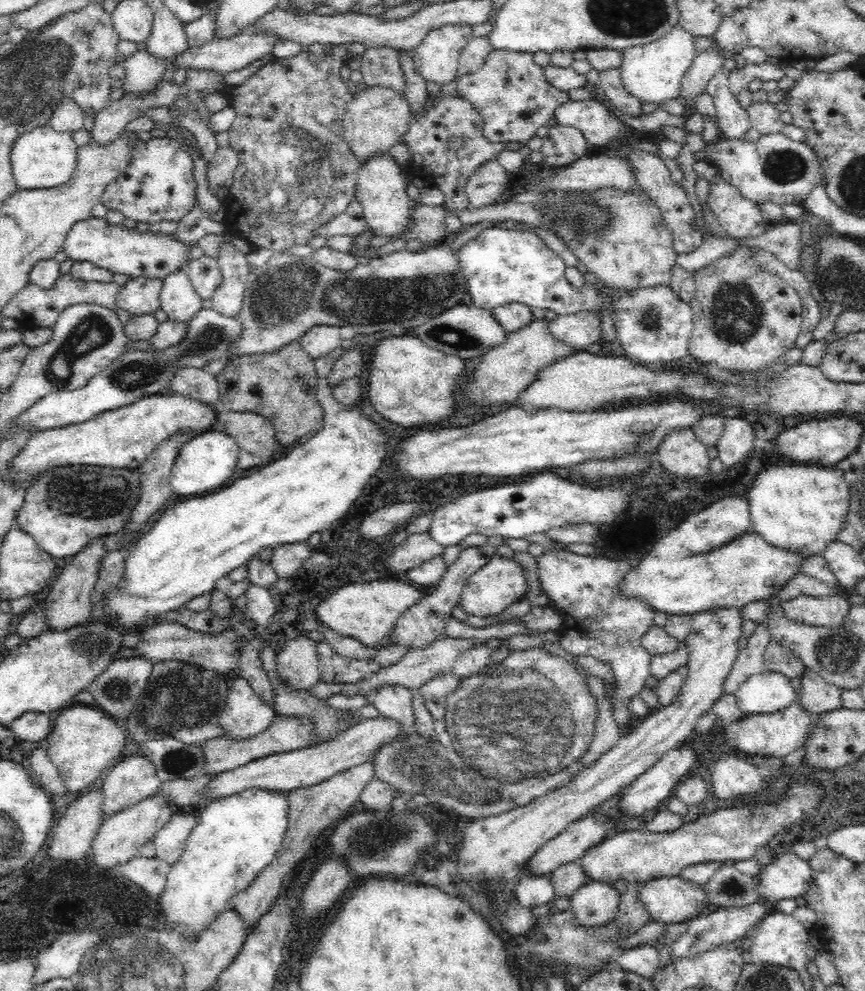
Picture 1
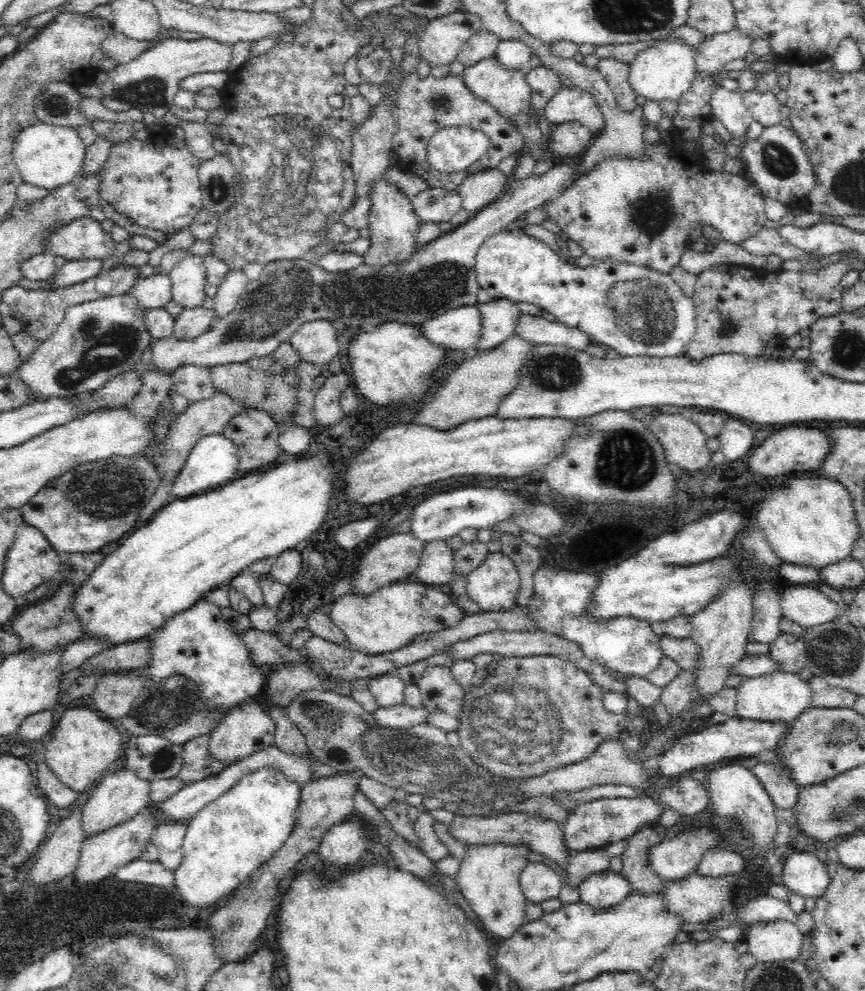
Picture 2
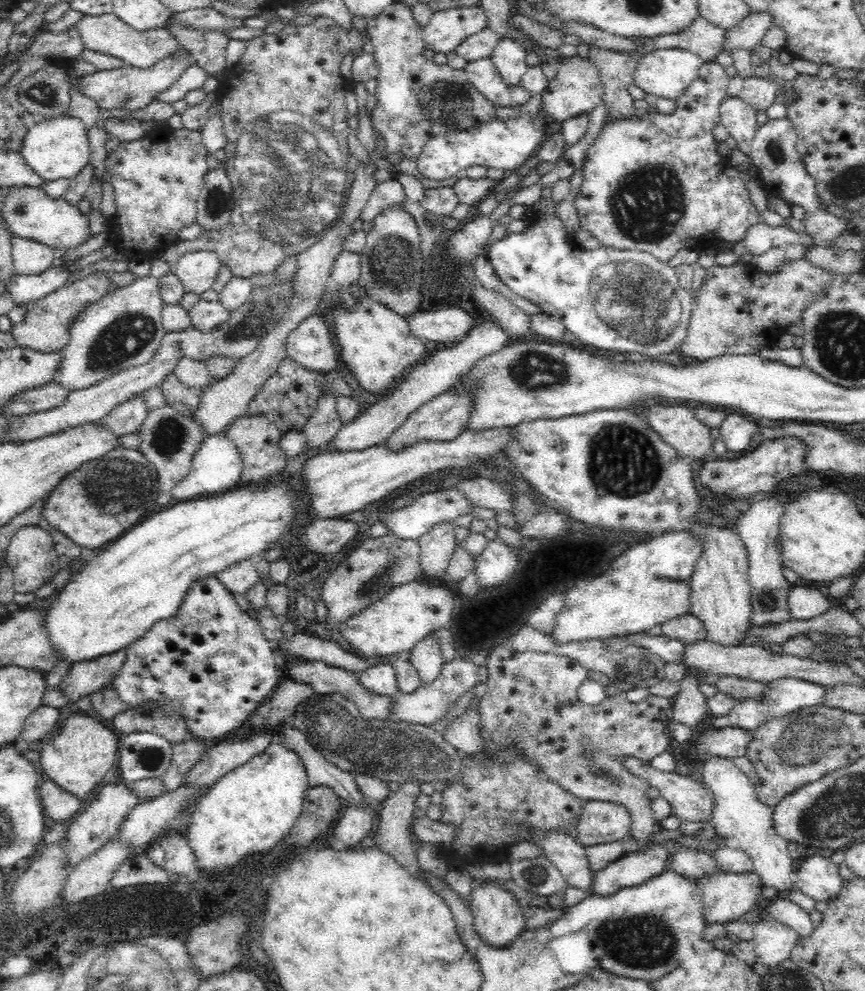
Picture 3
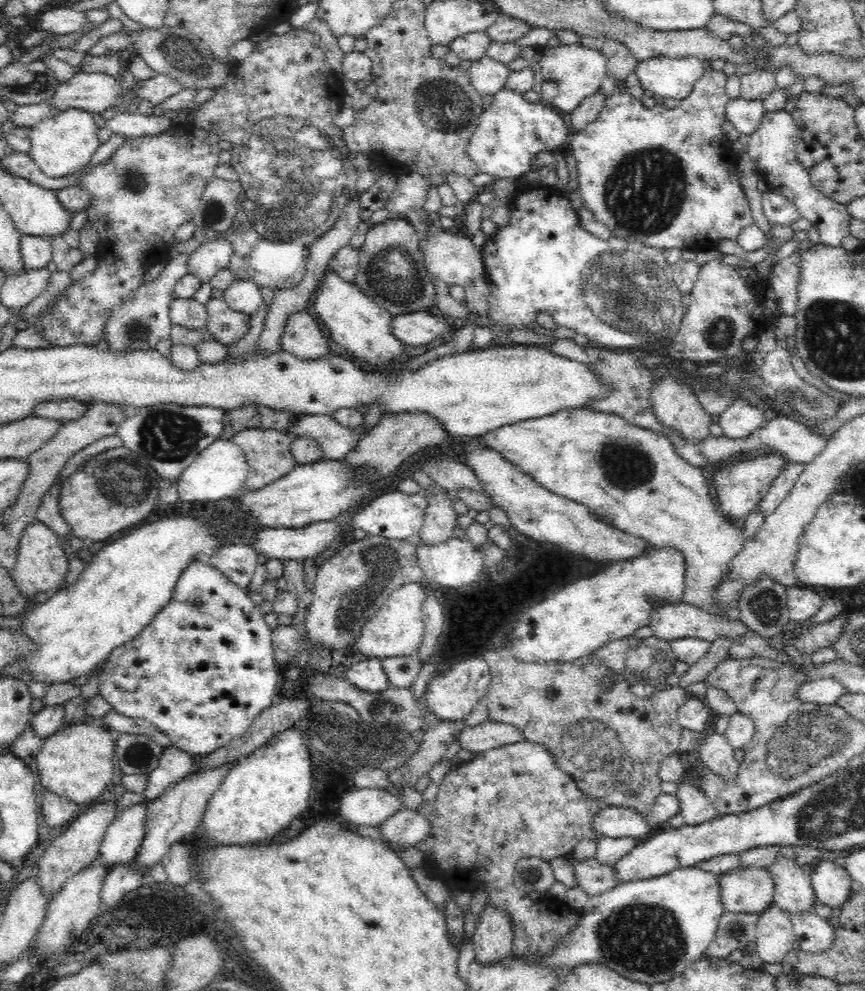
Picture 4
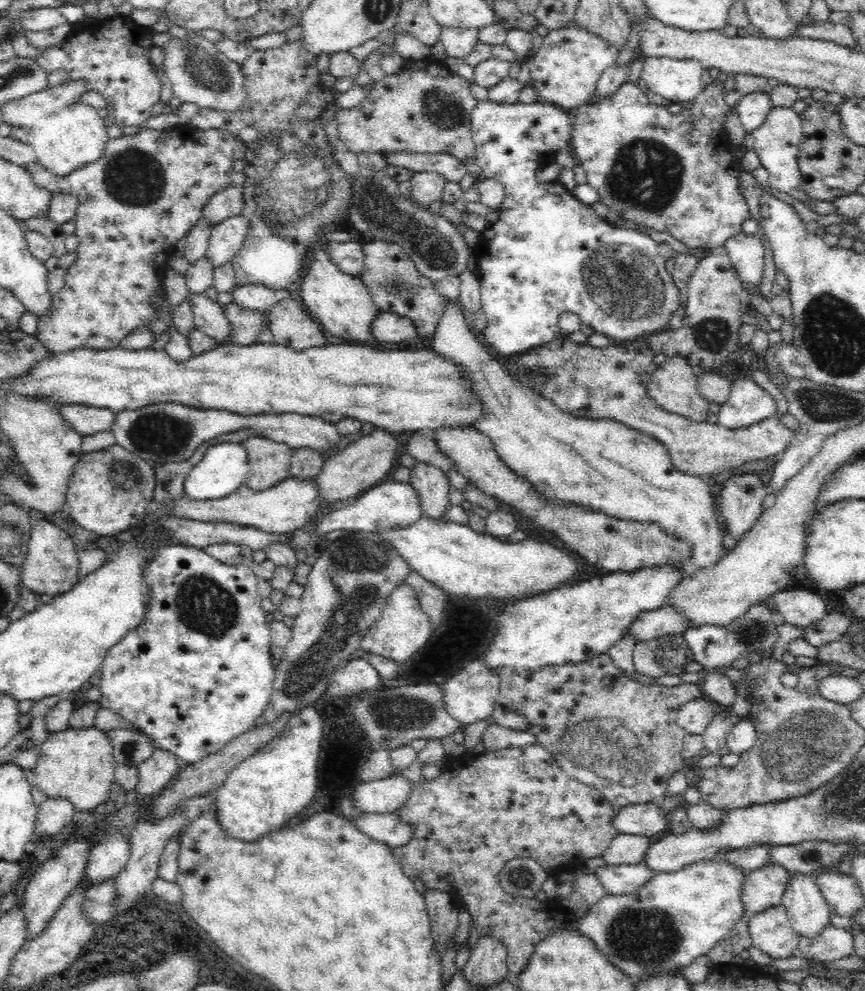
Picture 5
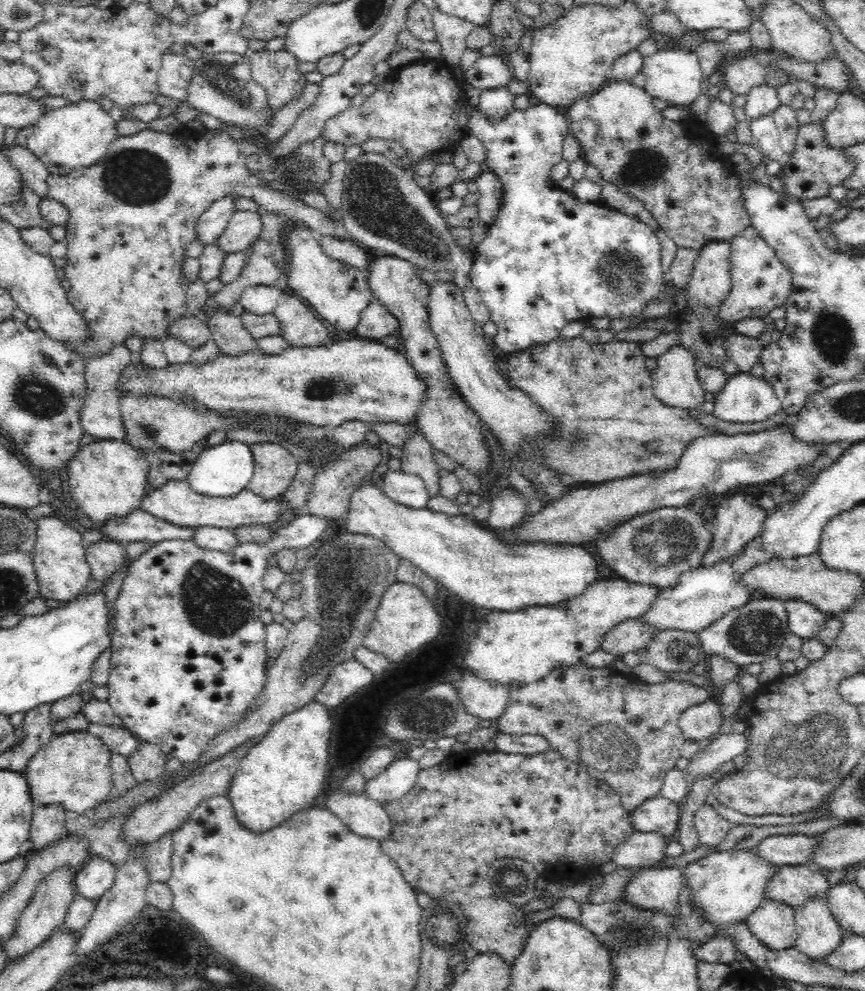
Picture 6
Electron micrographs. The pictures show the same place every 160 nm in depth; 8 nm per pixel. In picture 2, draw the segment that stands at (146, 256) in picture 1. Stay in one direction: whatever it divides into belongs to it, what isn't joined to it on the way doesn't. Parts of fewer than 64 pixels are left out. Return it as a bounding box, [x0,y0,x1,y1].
[47,216,118,262]

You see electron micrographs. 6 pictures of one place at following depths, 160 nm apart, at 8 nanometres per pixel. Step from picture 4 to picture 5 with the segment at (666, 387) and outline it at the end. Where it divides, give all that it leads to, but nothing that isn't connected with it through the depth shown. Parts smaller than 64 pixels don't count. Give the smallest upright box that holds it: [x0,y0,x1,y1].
[648,355,709,422]

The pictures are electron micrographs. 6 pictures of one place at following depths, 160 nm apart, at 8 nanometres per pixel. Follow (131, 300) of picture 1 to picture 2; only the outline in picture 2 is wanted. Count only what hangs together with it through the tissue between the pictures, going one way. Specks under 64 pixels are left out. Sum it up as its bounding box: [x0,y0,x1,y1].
[126,272,172,310]

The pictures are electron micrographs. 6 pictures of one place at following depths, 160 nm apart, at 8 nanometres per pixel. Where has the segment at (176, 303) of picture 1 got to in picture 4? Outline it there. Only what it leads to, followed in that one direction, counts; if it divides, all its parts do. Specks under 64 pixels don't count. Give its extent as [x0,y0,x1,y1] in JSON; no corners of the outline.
[188,239,234,284]

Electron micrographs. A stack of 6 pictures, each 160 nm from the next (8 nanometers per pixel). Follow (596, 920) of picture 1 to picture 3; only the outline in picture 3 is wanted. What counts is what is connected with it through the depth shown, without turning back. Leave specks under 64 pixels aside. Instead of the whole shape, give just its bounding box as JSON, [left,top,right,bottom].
[588,846,668,897]

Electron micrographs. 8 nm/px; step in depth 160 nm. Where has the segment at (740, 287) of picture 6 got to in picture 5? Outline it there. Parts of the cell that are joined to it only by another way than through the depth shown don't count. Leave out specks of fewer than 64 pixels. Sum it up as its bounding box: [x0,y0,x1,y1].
[721,232,764,294]

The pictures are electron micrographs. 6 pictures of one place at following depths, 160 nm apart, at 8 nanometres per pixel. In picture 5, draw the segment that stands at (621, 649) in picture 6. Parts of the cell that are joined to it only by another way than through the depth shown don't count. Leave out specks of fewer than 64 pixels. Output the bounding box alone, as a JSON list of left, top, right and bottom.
[629,606,690,642]

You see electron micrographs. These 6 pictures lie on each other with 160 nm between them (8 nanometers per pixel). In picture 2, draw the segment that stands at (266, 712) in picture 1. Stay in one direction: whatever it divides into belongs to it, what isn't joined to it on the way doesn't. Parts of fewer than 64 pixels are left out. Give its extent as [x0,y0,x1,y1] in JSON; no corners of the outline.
[210,698,275,765]

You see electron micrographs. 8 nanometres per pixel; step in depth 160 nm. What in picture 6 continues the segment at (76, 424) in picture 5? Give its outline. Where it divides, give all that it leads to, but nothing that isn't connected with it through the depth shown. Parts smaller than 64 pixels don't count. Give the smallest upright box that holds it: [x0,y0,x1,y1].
[78,343,130,441]

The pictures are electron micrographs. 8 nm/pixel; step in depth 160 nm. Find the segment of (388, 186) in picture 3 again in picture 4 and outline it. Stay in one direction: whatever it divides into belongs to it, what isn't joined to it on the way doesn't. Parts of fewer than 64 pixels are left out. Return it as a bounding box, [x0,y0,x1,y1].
[382,173,430,216]

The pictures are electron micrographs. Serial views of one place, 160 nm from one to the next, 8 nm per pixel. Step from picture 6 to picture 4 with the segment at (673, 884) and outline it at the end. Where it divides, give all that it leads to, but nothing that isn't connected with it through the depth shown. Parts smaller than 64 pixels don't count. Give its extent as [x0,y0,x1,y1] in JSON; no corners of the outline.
[563,854,618,897]

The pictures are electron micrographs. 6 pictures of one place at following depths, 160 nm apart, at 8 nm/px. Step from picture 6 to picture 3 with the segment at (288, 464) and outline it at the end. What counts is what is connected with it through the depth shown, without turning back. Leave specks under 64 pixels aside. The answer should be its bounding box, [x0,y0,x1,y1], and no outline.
[226,414,287,484]

